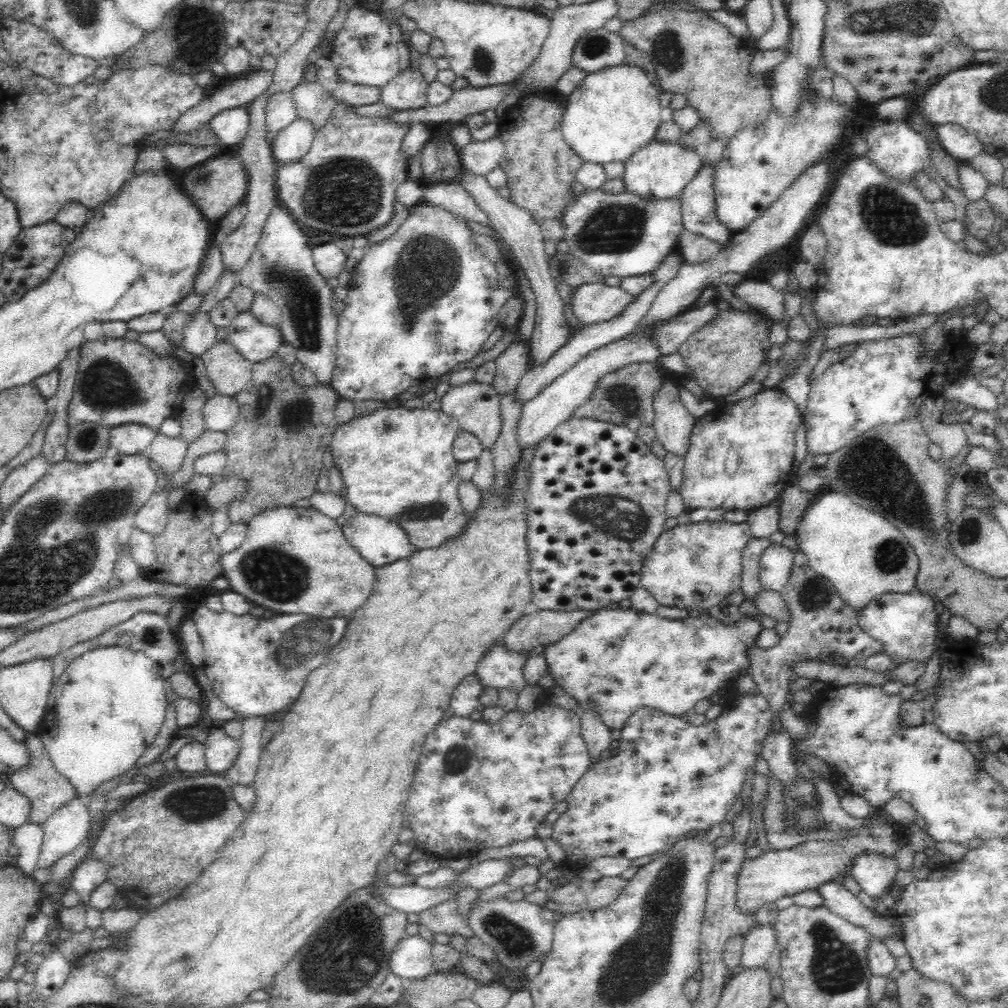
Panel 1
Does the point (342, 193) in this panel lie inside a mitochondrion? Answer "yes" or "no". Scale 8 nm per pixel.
yes

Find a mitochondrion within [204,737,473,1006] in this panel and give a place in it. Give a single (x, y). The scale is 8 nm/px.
(348, 958)

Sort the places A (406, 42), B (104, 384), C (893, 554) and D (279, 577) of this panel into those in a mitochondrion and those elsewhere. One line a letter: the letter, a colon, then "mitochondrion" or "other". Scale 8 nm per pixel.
A: other
B: mitochondrion
C: mitochondrion
D: mitochondrion

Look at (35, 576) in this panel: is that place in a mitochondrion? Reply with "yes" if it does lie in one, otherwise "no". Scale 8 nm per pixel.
yes

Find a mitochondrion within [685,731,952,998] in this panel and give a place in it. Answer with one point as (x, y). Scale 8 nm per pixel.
(835, 968)

